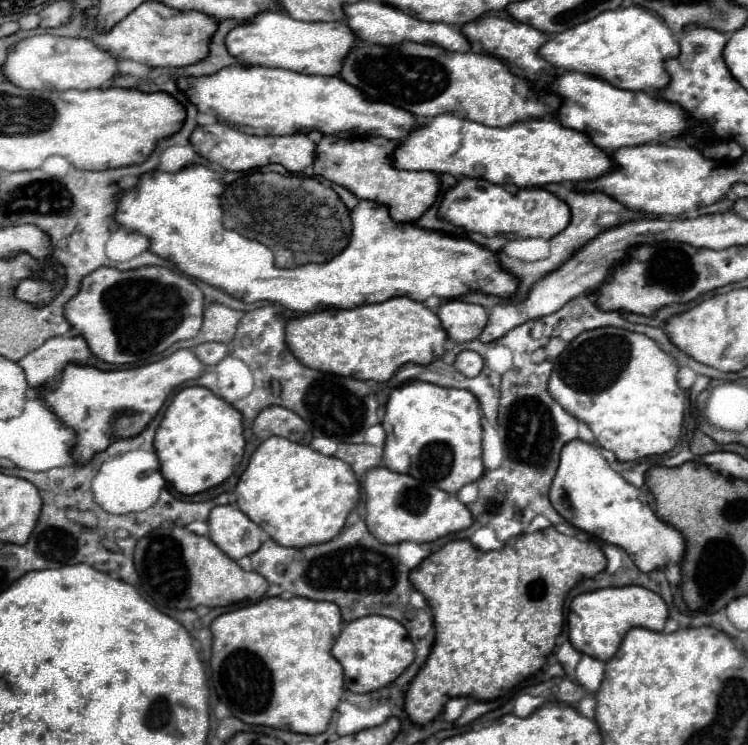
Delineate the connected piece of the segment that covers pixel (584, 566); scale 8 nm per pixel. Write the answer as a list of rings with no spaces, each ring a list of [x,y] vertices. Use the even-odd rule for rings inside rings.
[[[553,525],[517,537],[501,551],[481,551],[471,541],[449,541],[437,553],[429,555],[419,567],[409,573],[409,579],[417,591],[427,599],[435,621],[435,645],[431,659],[411,681],[405,711],[415,725],[427,725],[433,721],[449,697],[475,697],[479,701],[491,701],[507,695],[515,685],[537,673],[555,648],[555,639],[561,633],[565,614],[563,606],[567,593],[585,577],[595,577],[605,571],[607,557],[591,541],[579,541],[559,533]]]

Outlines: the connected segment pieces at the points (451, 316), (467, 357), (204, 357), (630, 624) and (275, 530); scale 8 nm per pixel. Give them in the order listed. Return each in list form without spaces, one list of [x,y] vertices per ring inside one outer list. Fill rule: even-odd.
[[[461,299],[439,305],[437,317],[441,319],[441,325],[445,327],[449,339],[455,343],[477,339],[487,325],[487,309],[481,305],[465,303]]]
[[[461,351],[453,363],[453,367],[463,373],[465,377],[475,377],[483,369],[483,357],[477,355],[475,351]]]
[[[201,343],[201,345],[197,345],[193,349],[193,353],[197,355],[197,359],[205,367],[211,367],[211,365],[217,365],[221,361],[221,357],[225,357],[227,345],[221,345],[221,343]]]
[[[627,585],[627,587],[597,589],[597,591],[581,593],[571,601],[571,613],[567,617],[569,639],[579,653],[591,655],[599,661],[607,661],[617,653],[629,629],[645,627],[651,631],[663,631],[667,617],[669,617],[667,605],[661,599],[661,595],[645,587]]]
[[[269,437],[257,447],[247,469],[239,477],[235,491],[239,509],[283,547],[307,547],[331,541],[333,537],[339,535],[347,515],[359,501],[359,481],[353,469],[345,465],[345,461],[321,455],[313,451],[309,445],[293,443],[283,437]]]

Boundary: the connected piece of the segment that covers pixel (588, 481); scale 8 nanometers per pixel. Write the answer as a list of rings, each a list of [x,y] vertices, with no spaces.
[[[577,439],[565,445],[549,497],[561,517],[589,535],[623,547],[643,573],[665,569],[669,563],[681,565],[685,557],[685,537],[673,525],[661,521],[647,505],[645,493],[615,473],[603,459],[601,449],[591,443]]]

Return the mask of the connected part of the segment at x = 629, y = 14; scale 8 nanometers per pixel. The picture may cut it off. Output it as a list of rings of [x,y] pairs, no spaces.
[[[633,5],[605,11],[565,33],[553,35],[539,53],[555,68],[557,77],[564,72],[585,73],[605,79],[619,89],[653,93],[669,85],[665,61],[679,57],[679,41],[661,17]]]

